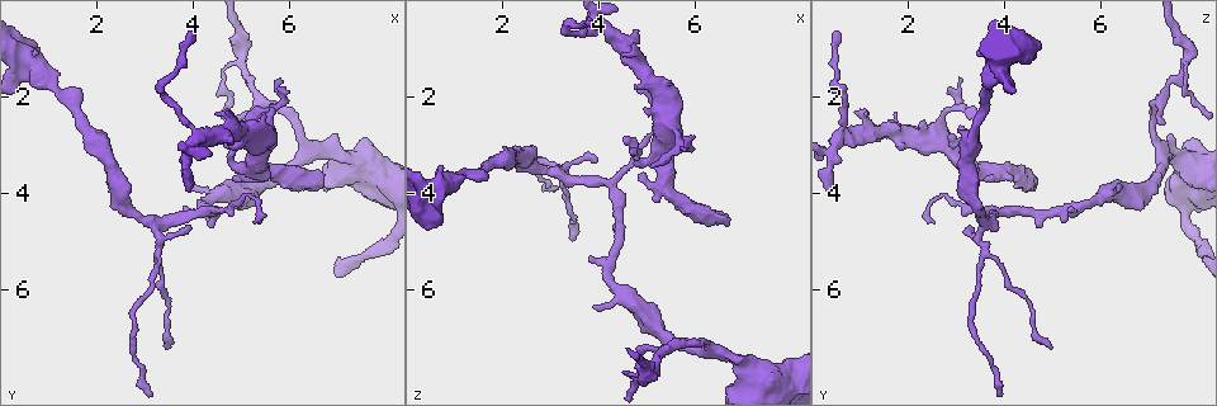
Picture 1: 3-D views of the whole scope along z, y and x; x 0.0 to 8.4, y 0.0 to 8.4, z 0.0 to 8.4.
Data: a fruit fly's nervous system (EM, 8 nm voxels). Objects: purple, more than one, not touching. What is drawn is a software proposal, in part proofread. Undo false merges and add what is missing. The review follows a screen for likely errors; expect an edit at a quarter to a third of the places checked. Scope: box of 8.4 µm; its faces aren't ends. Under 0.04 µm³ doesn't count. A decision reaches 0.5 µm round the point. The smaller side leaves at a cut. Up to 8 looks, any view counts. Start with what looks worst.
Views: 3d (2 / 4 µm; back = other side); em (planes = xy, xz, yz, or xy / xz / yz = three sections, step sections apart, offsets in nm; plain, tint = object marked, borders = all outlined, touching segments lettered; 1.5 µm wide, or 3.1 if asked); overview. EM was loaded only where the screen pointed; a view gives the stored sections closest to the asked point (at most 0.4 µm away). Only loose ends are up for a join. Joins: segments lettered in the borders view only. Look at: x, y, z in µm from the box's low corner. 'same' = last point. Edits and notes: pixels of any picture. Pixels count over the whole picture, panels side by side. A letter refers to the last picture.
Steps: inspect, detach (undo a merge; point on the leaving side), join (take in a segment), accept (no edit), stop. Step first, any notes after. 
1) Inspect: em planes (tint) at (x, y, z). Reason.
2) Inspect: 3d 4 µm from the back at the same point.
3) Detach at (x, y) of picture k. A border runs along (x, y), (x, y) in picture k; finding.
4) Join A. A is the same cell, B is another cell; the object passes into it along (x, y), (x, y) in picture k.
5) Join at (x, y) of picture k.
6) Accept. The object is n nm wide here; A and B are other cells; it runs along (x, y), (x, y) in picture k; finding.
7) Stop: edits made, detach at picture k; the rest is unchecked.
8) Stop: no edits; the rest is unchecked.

Inspect: em planes (tint) at (6.75, 3.70, 4.55). Free end.

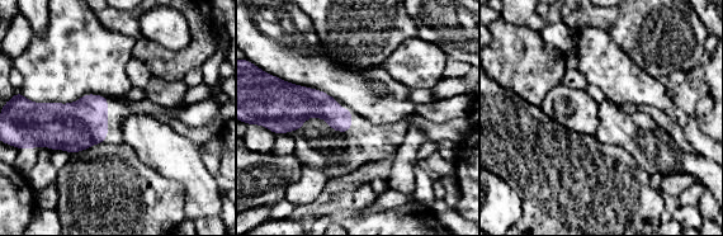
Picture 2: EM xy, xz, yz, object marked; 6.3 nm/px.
Inspect: em planes (borders) at the same point.

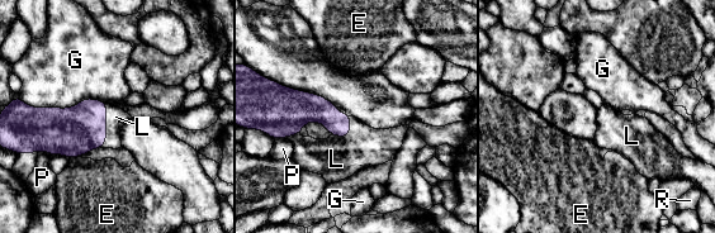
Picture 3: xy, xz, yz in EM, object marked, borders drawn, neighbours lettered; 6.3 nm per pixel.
Join L. The longest contact is with G, 500 nm; L is the same cell, E, G, P and R are other cells; the neuron continues.

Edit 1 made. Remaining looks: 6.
Inspect: overview.

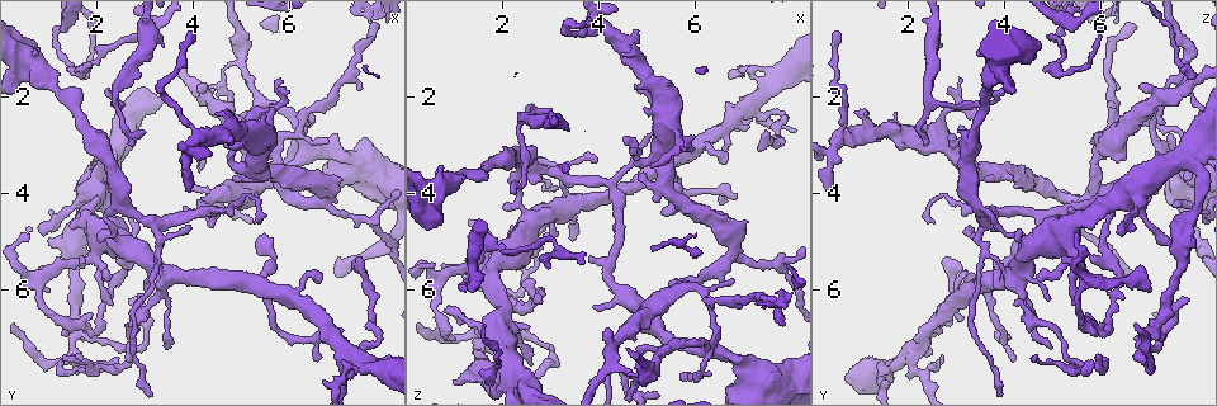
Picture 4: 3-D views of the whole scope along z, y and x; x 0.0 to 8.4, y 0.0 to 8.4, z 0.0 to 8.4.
Inspect: em xz step 8 (tint) at (1.10, 6.00, 7.10). Branch stops here.

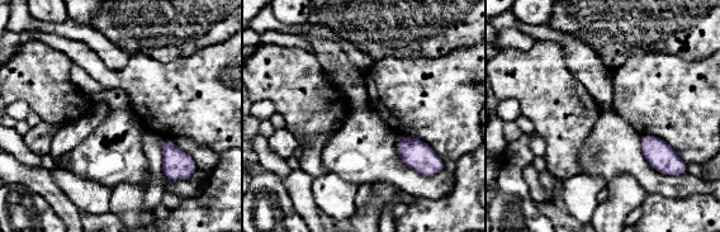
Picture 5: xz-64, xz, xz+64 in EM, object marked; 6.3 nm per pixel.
Inspect: em xy step 4 (tint) at the same point. Cut it another way.

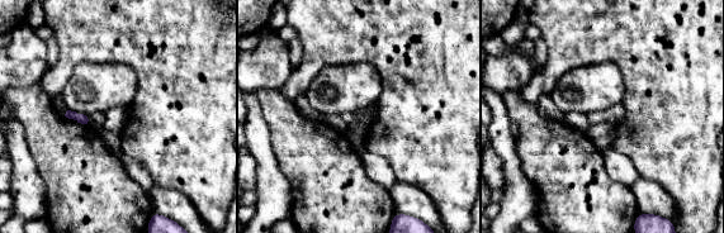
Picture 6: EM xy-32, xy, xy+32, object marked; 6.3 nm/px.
Inspect: em xy step 4 (borders) at the same point. See the neighbours.

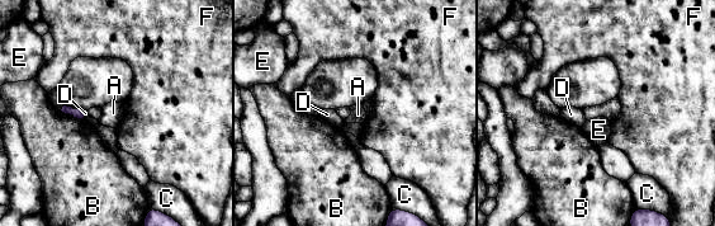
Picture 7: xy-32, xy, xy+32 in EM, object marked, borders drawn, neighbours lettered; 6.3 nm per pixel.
Accept. A, B, C, D, E and F are other cells; a border runs along (83, 112), (84, 118) in picture 7; none of them fits.

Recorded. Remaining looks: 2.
Inspect: em yz step 4 (borders) at (6.70, 5.60, 3.35).

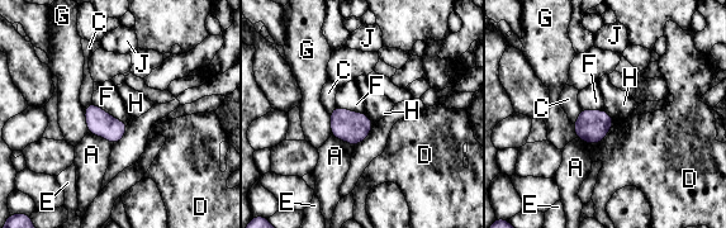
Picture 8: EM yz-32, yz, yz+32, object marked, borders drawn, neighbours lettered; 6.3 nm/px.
Accept. The object is 120 nm wide here; A, C, D, E, F, G, H and J are other cells; a border runs along (604, 109), (613, 120) in picture 8; none of them fits.

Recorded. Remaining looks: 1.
Stop: edits made, join at picture 3; the rest is unchecked.

